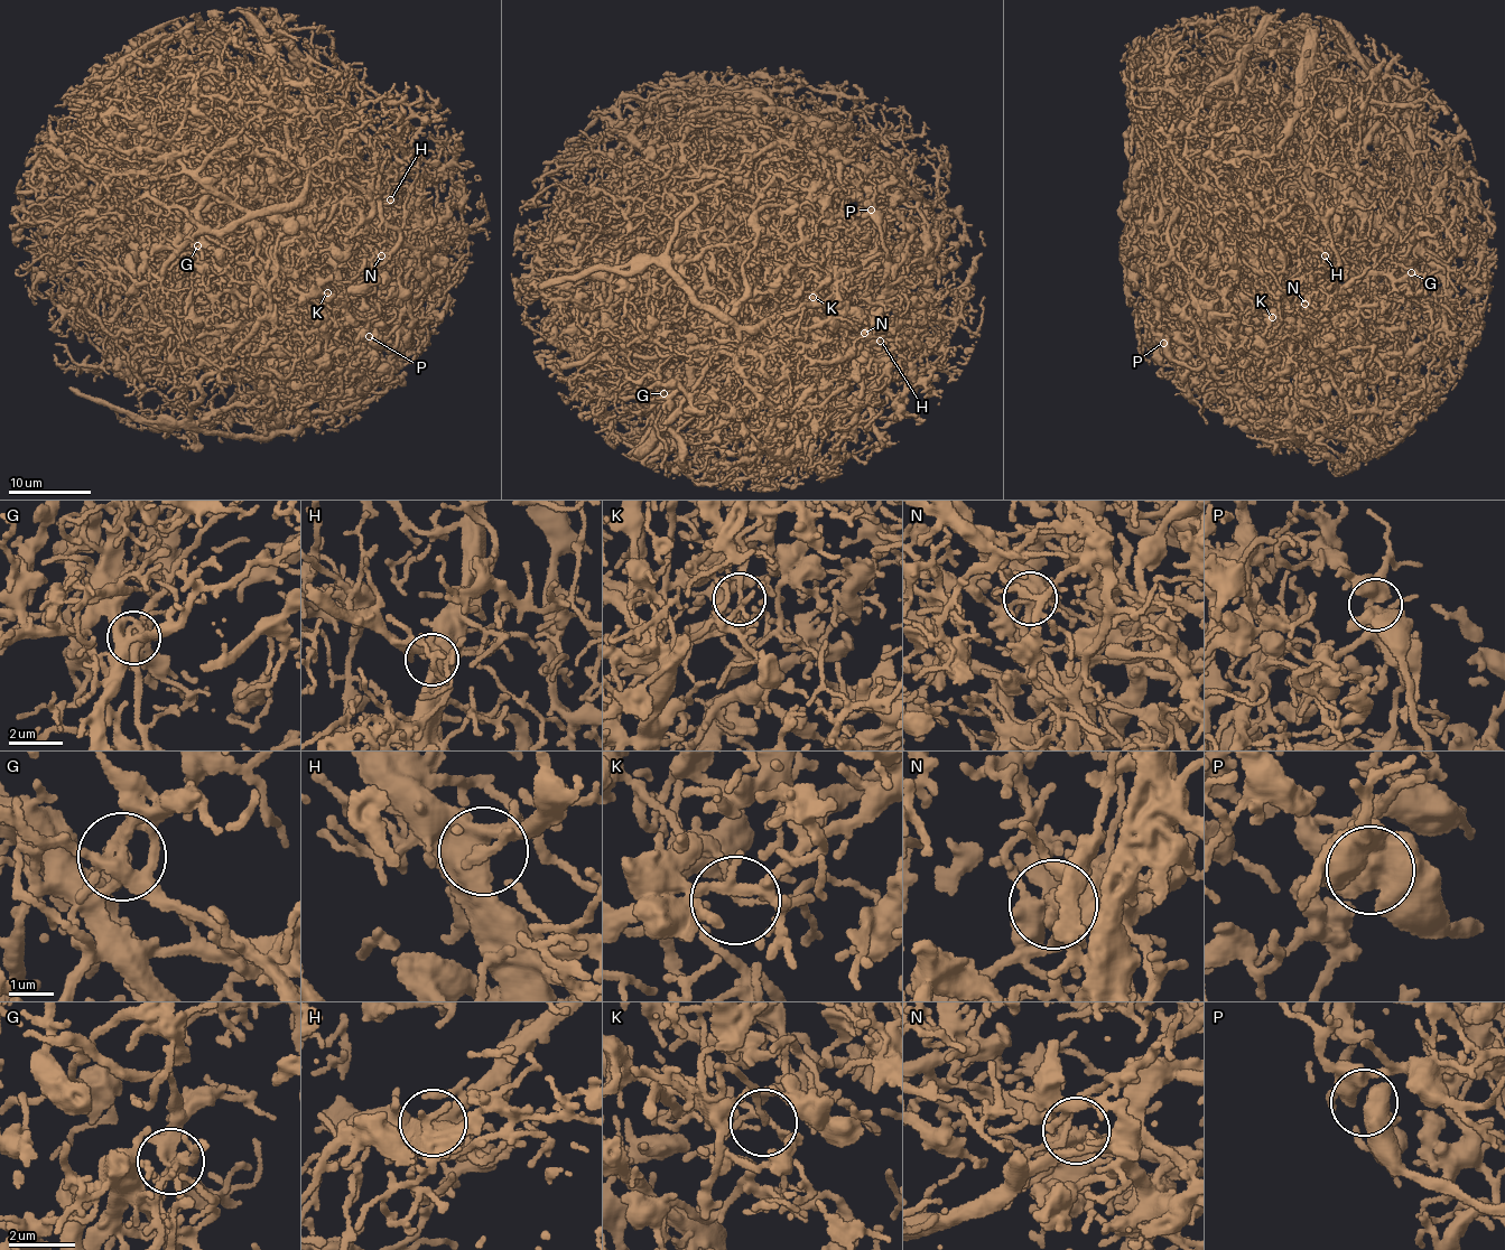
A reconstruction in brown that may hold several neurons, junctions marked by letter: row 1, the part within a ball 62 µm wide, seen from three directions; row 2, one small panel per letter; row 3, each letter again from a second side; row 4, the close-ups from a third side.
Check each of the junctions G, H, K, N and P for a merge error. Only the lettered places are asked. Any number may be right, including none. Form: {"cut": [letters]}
{"cut": ["G", "K", "N"]}

